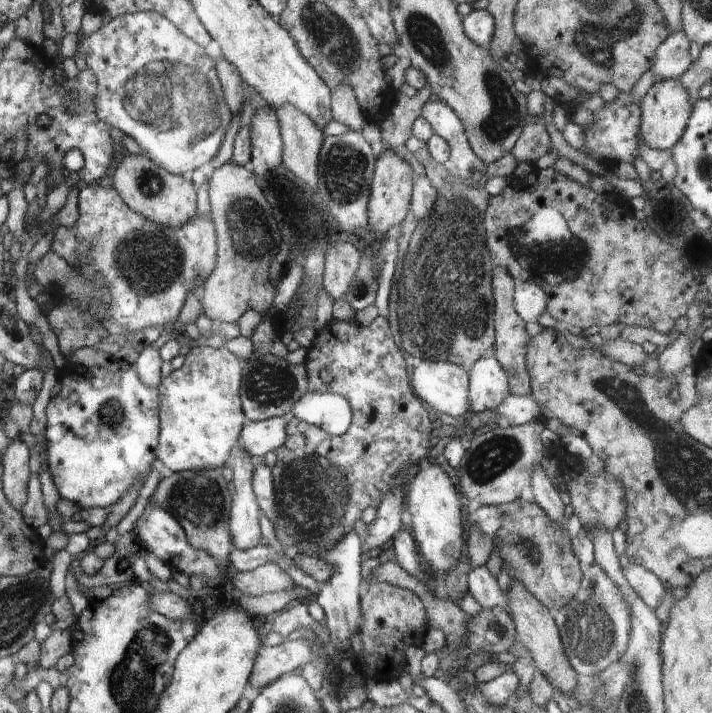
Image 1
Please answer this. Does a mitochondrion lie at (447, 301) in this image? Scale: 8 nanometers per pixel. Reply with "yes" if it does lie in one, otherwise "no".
yes

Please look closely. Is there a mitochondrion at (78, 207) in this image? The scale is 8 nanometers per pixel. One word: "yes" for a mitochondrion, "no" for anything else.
no

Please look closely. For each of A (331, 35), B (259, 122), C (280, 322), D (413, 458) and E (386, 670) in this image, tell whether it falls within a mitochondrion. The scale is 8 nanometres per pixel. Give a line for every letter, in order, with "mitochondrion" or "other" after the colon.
A: mitochondrion
B: other
C: other
D: other
E: other

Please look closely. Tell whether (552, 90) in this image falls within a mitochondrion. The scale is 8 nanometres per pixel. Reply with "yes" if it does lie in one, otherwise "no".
no

